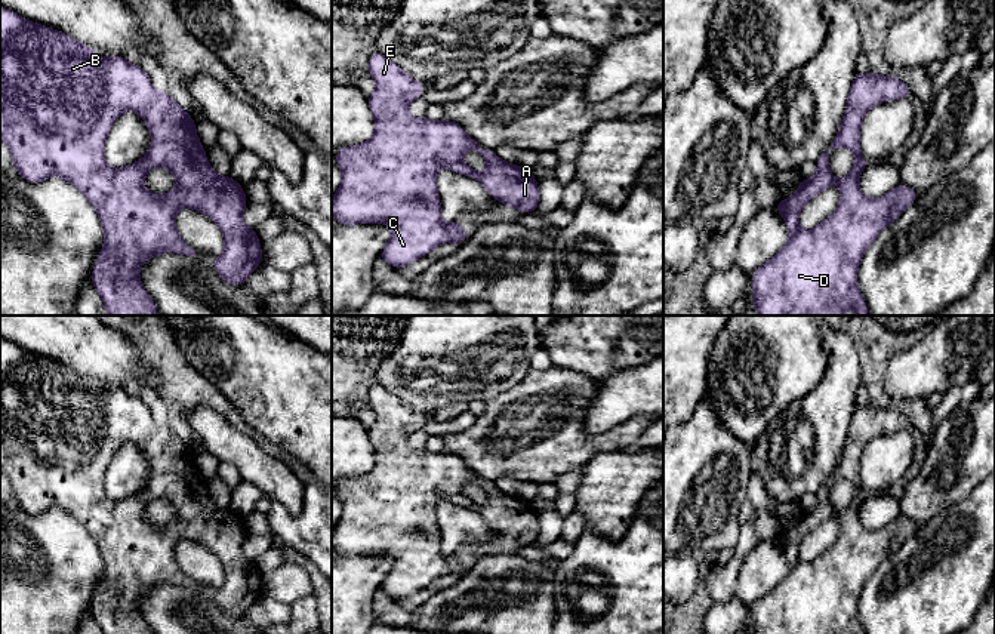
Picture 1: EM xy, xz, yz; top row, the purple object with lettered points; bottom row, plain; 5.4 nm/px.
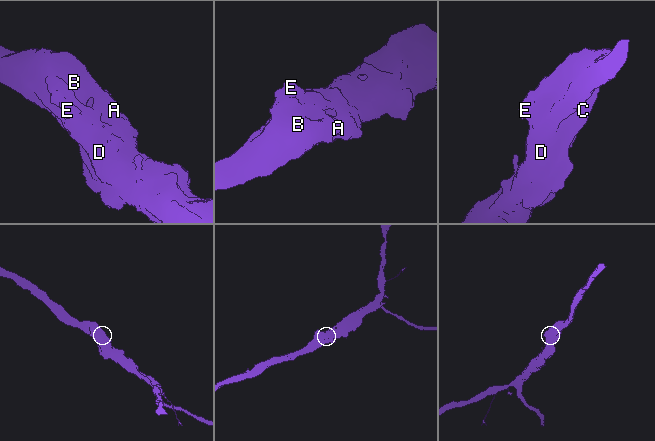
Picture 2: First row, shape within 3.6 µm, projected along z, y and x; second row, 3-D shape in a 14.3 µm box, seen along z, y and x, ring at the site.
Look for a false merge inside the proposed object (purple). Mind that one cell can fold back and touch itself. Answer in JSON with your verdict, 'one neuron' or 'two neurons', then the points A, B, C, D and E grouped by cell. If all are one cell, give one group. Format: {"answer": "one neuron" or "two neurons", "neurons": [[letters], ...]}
{"answer": "one neuron", "neurons": [["A", "B", "C", "D", "E"]]}

